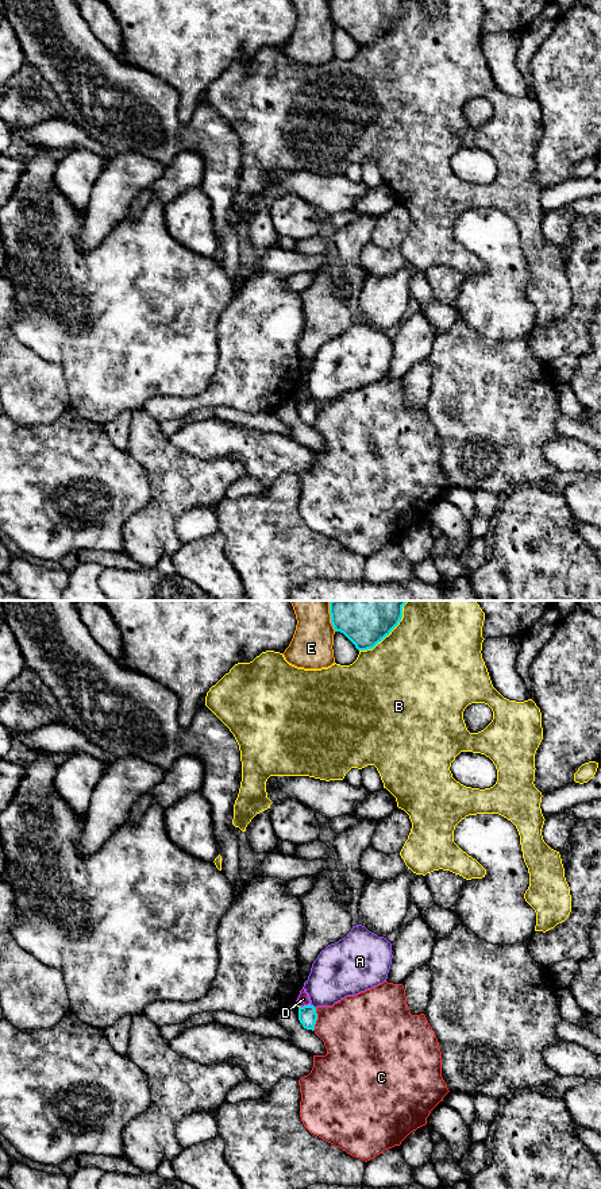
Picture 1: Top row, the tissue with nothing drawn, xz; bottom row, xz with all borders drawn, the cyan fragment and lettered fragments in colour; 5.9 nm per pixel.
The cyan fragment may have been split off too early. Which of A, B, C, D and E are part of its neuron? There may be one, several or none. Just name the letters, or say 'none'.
none

